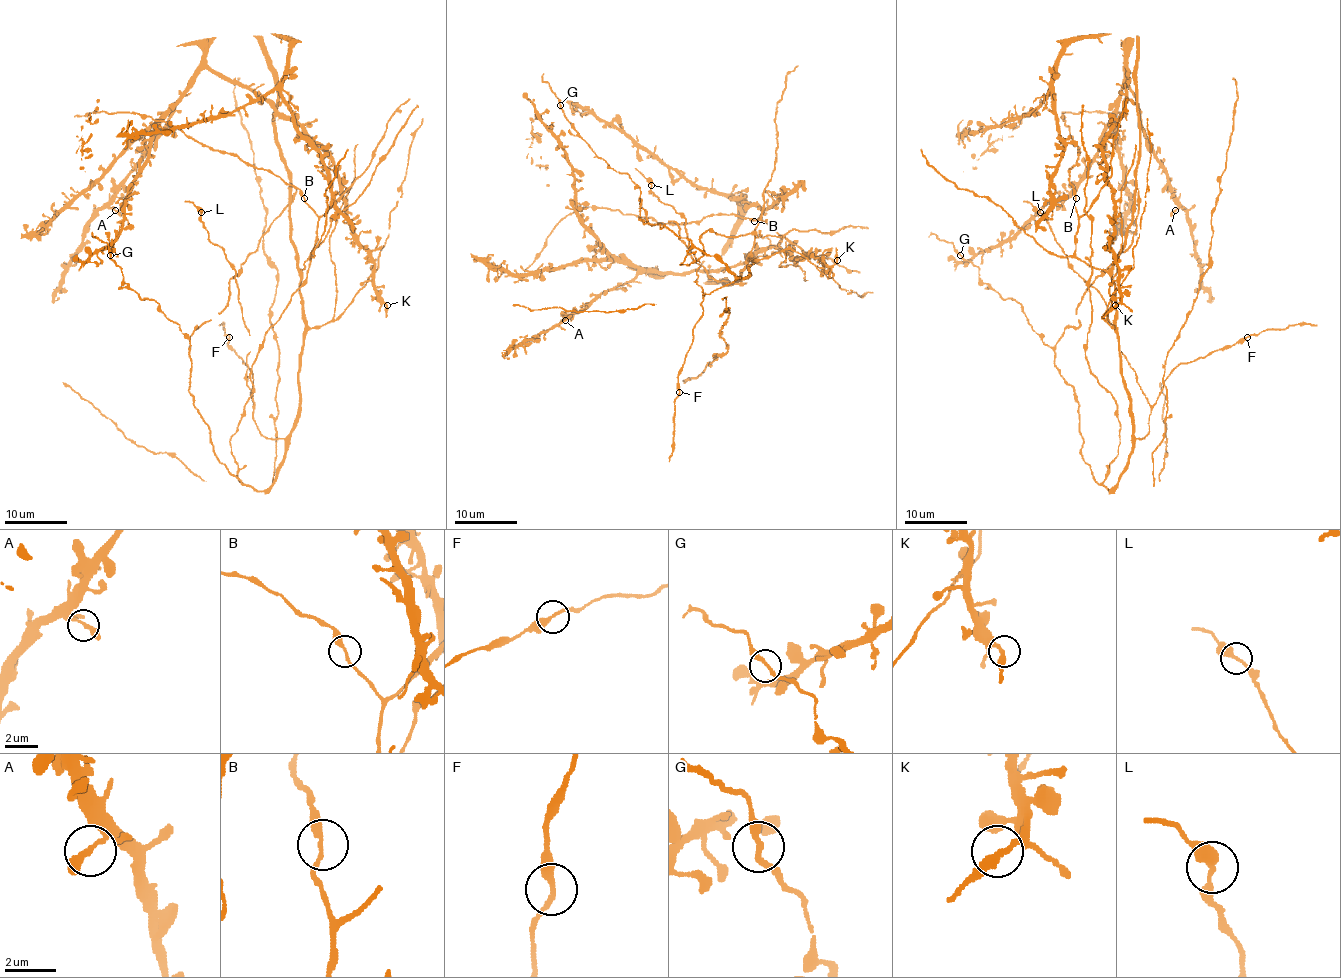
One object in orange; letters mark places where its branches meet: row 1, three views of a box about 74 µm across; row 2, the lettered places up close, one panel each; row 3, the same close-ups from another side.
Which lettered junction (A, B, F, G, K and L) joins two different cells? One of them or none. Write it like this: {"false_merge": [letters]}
{"false_merge": []}

